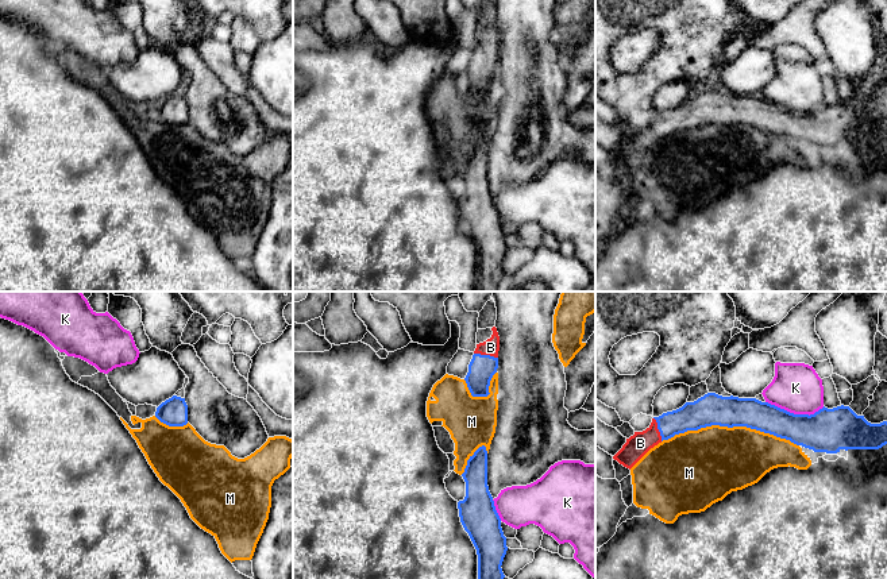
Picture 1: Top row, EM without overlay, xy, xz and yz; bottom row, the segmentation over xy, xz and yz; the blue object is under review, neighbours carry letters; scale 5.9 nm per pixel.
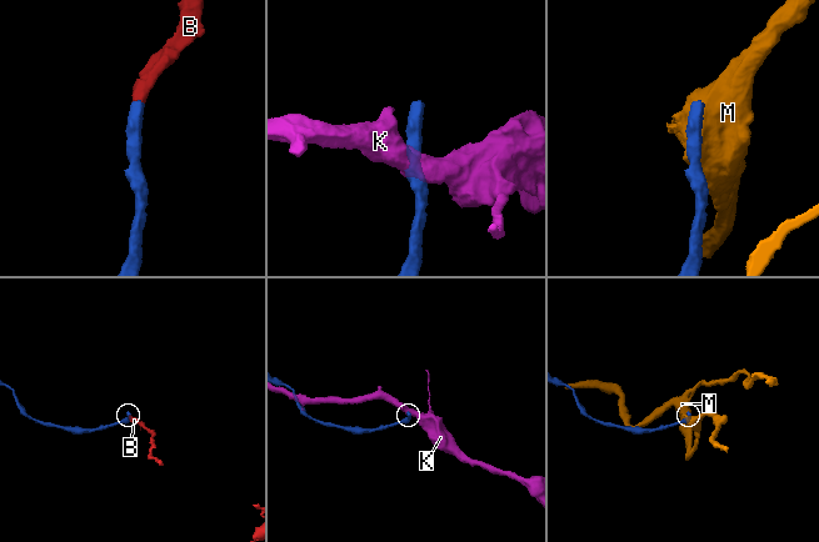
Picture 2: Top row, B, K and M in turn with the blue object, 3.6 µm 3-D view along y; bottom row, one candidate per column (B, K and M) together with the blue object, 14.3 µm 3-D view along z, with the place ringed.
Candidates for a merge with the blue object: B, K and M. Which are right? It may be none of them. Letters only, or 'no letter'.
B

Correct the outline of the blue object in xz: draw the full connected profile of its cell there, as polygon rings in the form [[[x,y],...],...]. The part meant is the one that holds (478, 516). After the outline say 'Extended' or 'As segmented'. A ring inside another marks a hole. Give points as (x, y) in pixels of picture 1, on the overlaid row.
[[[479,447],[467,460],[464,472],[466,497],[458,502],[459,517],[464,530],[468,533],[478,555],[478,579],[504,579],[502,561],[506,555],[506,537],[501,528],[501,518],[495,510],[493,497],[487,486],[487,451]]]. As segmented

